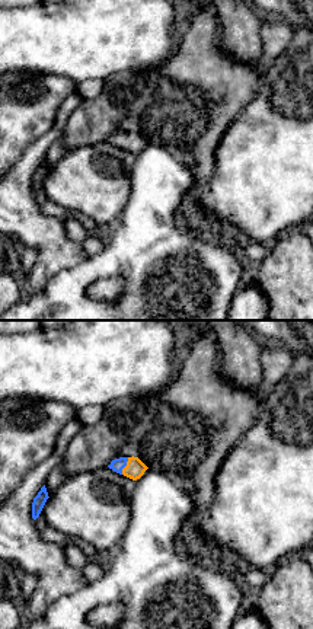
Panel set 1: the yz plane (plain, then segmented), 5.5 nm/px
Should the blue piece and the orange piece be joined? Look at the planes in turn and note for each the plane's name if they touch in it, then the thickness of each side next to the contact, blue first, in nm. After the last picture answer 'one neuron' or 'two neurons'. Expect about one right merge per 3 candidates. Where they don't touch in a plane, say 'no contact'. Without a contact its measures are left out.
yz | 70/110 nm

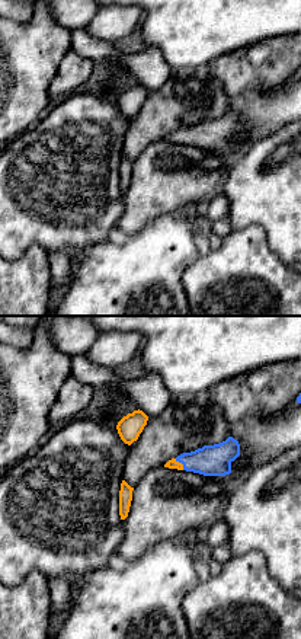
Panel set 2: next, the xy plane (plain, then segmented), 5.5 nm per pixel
xy | 180/50 nm

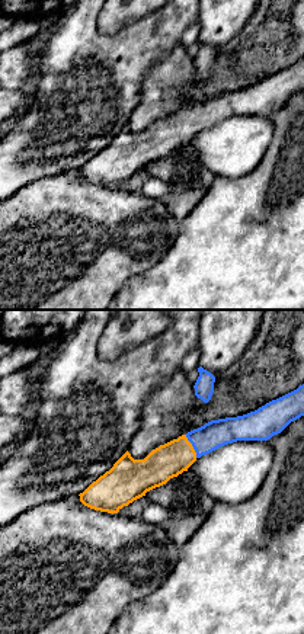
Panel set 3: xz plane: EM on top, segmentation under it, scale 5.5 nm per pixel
xz | 150/190 nm

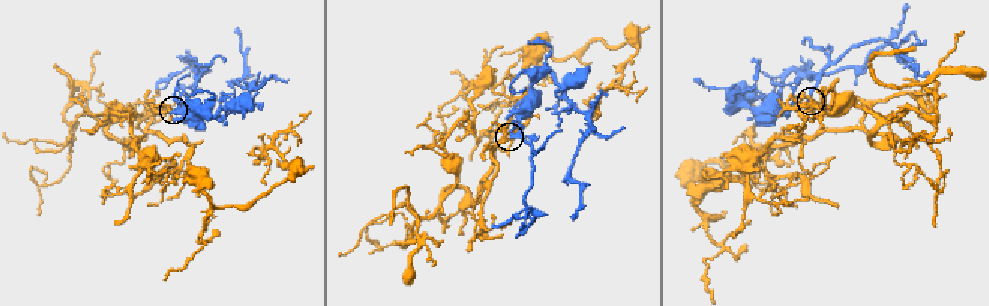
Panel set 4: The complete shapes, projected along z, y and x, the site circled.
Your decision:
one neuron

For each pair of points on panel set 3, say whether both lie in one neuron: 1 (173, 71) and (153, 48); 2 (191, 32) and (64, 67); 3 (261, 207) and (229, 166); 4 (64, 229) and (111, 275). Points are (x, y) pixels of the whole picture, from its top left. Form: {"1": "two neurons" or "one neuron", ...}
{"1": "two neurons", "2": "two neurons", "3": "two neurons", "4": "one neuron"}

